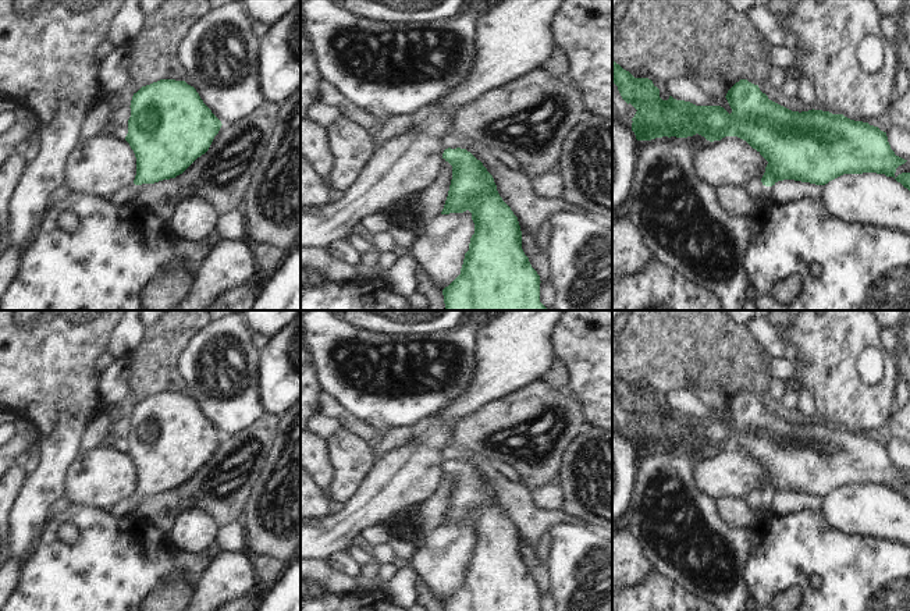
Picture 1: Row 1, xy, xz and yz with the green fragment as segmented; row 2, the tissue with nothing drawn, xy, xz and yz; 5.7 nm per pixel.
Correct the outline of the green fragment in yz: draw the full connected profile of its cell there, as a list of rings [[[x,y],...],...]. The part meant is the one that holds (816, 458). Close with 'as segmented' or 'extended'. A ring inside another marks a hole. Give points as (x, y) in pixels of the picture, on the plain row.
[[[612,372],[612,394],[622,411],[637,423],[632,430],[632,443],[637,452],[651,452],[662,448],[687,450],[696,445],[707,452],[721,452],[737,448],[756,461],[767,473],[761,490],[761,514],[771,512],[778,493],[795,491],[815,497],[825,497],[843,486],[877,484],[893,489],[896,480],[907,472],[895,466],[886,444],[868,434],[854,433],[843,426],[822,422],[792,423],[763,405],[758,397],[740,391],[726,405],[732,420],[729,426],[721,418],[696,418],[690,413],[660,409],[660,401],[648,390],[634,390]]]; extended

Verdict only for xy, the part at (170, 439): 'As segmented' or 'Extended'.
Extended.

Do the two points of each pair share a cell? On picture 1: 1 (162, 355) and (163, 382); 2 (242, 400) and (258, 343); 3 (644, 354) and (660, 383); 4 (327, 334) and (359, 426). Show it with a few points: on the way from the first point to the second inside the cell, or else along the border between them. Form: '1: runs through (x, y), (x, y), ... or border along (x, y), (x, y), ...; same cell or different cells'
1: runs through (162, 362), (163, 375); same cell
2: border along (248, 330), (251, 344), (258, 351); different cells
3: runs through (644, 361), (657, 376); same cell
4: border along (345, 409), (355, 416), (362, 416), (379, 433); different cells

